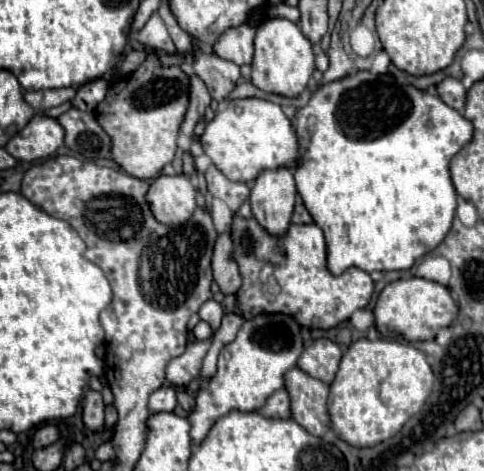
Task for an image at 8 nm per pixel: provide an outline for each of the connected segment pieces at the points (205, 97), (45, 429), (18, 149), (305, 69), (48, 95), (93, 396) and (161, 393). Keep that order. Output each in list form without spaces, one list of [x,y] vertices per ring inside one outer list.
[[[192,75],[190,77],[190,107],[188,107],[188,113],[182,123],[182,133],[186,137],[194,135],[194,127],[200,121],[200,117],[204,115],[208,105],[210,105],[210,93],[208,93],[206,85],[202,83],[202,79]]]
[[[42,425],[36,429],[34,437],[32,437],[32,445],[34,449],[42,449],[42,447],[48,447],[52,445],[54,441],[58,441],[58,427],[56,425]]]
[[[36,113],[32,121],[10,139],[6,149],[20,161],[36,161],[52,157],[62,143],[64,129],[58,119],[48,117],[44,113]]]
[[[266,19],[256,33],[256,53],[252,61],[252,85],[266,93],[298,97],[314,73],[314,51],[300,27],[288,19]]]
[[[72,87],[66,89],[48,89],[48,91],[28,91],[24,93],[24,99],[34,107],[34,111],[46,111],[50,107],[62,105],[64,101],[74,99],[76,91]]]
[[[88,391],[84,397],[84,425],[90,431],[104,431],[104,403],[98,391]]]
[[[170,385],[160,387],[150,395],[150,413],[162,413],[162,411],[174,411],[176,407],[176,393]]]

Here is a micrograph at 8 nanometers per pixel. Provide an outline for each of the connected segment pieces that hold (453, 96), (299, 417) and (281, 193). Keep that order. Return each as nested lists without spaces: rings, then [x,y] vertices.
[[[446,77],[440,85],[438,85],[438,95],[442,97],[442,101],[446,105],[450,105],[456,111],[464,111],[464,103],[466,103],[466,89],[462,85],[460,79],[454,77]]]
[[[294,367],[286,373],[286,389],[290,393],[292,399],[292,419],[296,423],[300,423],[310,435],[322,437],[330,431],[330,417],[328,417],[328,385],[322,383],[320,379],[310,377],[308,373],[304,373],[302,369]]]
[[[290,169],[262,171],[252,185],[250,205],[254,219],[266,227],[270,235],[286,235],[296,201],[296,183]]]

